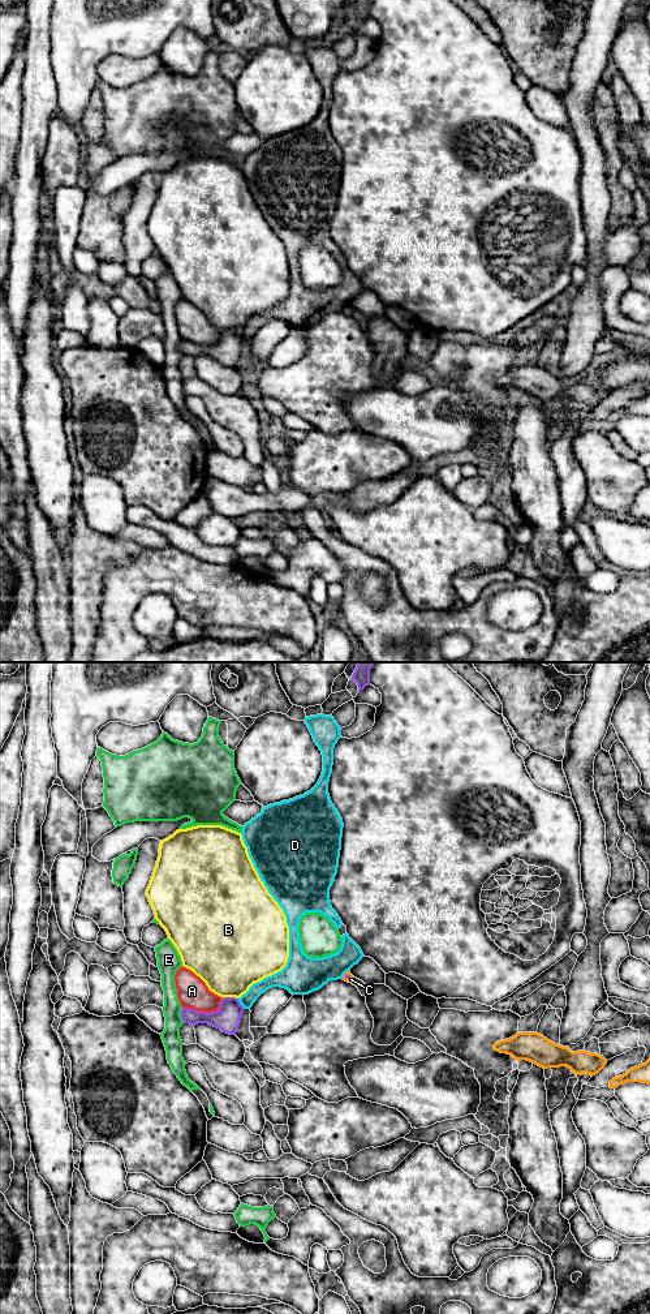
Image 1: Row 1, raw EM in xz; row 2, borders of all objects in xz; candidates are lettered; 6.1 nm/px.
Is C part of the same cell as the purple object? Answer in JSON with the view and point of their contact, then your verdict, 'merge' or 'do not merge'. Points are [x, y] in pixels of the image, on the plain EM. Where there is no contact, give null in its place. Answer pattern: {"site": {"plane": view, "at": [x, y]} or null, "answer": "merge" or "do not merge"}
{"site": {"plane": "xz", "at": [345, 309]}, "answer": "merge"}

